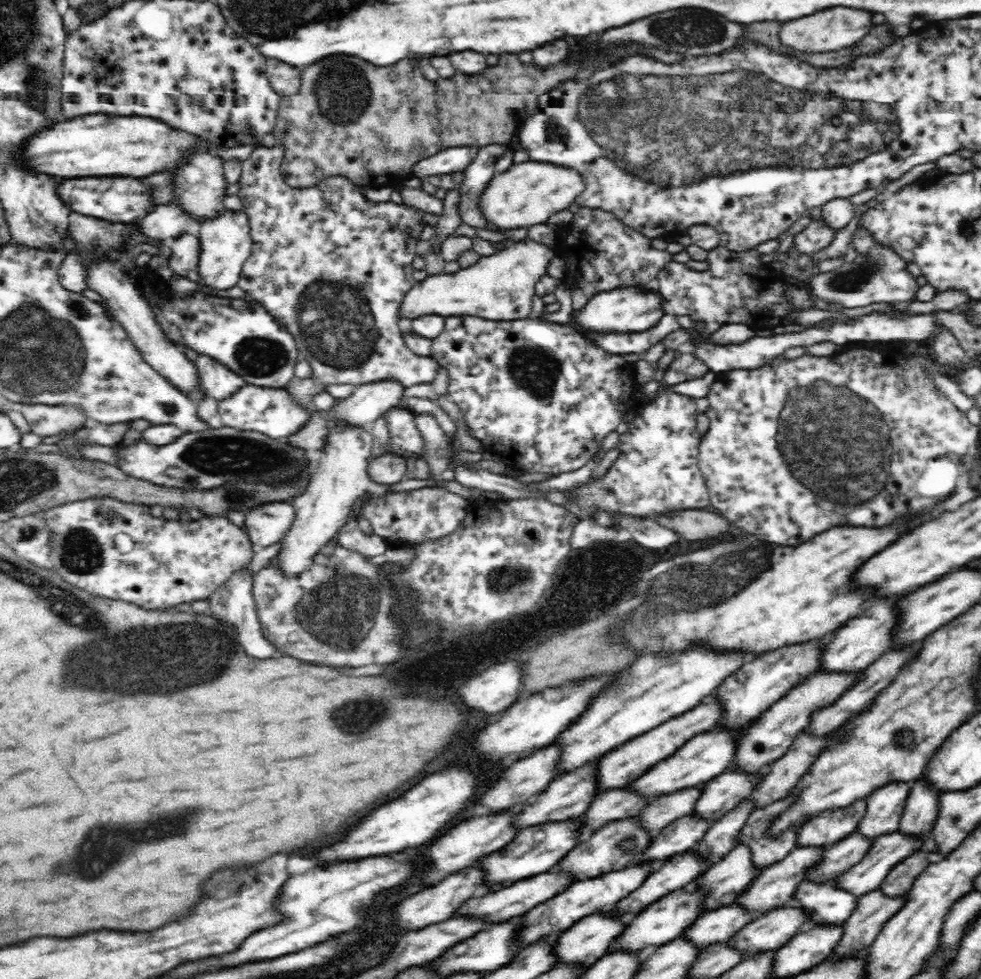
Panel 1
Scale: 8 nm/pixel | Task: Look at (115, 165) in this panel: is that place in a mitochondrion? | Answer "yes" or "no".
no

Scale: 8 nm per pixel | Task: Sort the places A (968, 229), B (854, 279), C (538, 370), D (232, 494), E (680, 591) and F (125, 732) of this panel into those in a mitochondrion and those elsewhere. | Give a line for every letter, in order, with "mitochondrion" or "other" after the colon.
A: mitochondrion
B: mitochondrion
C: mitochondrion
D: mitochondrion
E: mitochondrion
F: other

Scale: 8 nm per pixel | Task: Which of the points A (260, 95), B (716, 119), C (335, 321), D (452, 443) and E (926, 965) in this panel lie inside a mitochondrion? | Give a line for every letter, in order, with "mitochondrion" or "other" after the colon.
A: other
B: mitochondrion
C: mitochondrion
D: other
E: other

